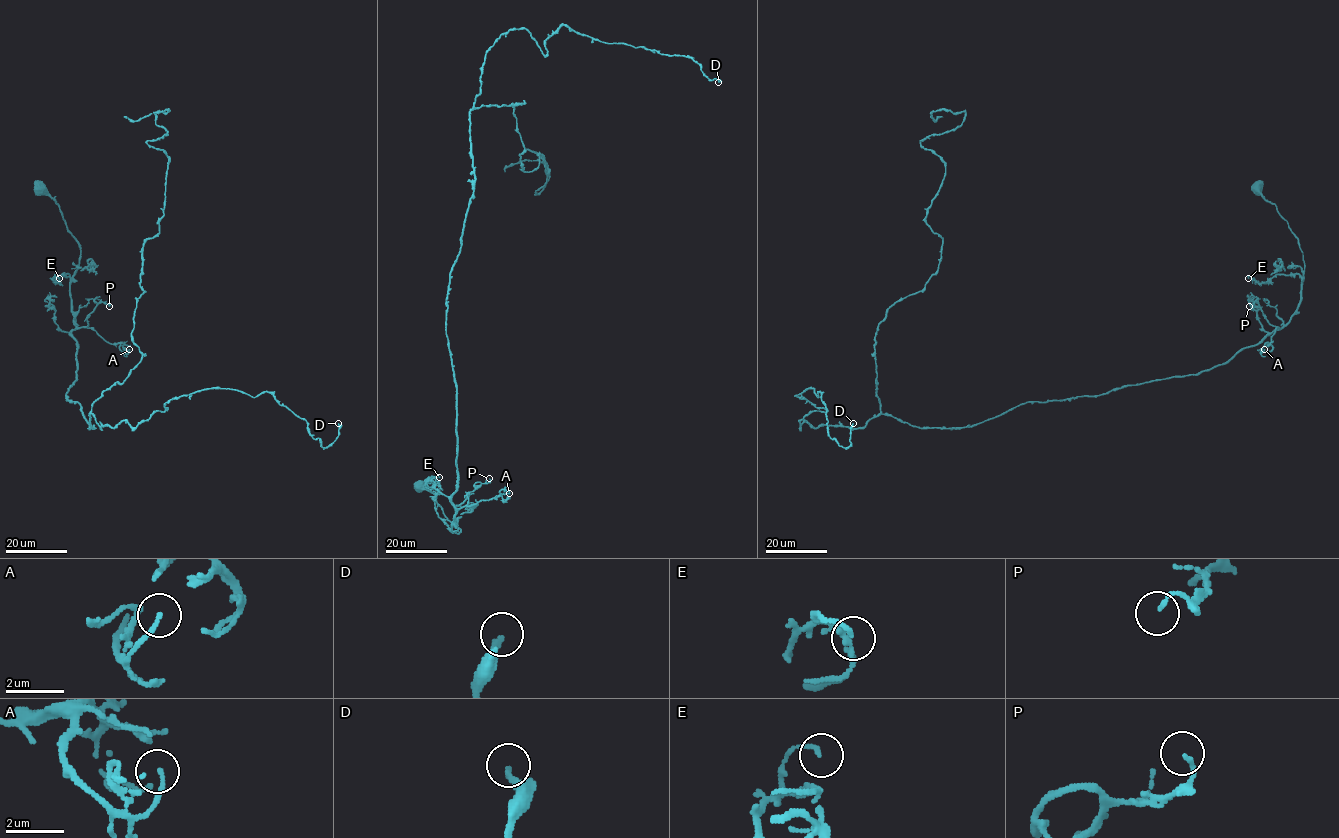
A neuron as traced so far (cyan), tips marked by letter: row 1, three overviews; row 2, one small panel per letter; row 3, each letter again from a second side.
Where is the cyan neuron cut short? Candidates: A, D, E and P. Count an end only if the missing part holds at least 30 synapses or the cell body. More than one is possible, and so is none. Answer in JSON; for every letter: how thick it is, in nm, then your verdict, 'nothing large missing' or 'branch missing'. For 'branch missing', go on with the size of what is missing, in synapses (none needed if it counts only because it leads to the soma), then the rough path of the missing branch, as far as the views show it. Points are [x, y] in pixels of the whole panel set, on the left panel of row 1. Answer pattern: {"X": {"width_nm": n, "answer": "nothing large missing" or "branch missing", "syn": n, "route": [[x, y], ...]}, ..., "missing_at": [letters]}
{"A": {"width_nm": 70, "answer": "nothing large missing"}, "D": {"width_nm": 220, "answer": "nothing large missing"}, "E": {"width_nm": 140, "answer": "nothing large missing"}, "P": {"width_nm": 120, "answer": "nothing large missing"}, "missing_at": []}

